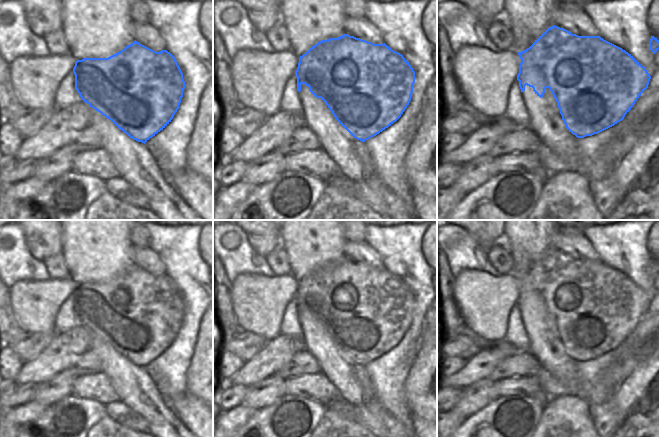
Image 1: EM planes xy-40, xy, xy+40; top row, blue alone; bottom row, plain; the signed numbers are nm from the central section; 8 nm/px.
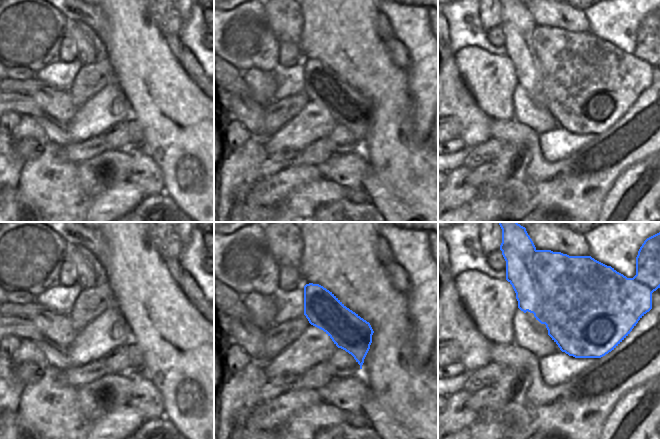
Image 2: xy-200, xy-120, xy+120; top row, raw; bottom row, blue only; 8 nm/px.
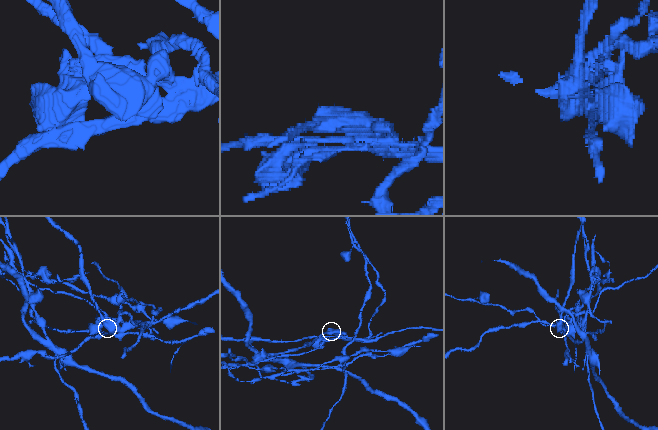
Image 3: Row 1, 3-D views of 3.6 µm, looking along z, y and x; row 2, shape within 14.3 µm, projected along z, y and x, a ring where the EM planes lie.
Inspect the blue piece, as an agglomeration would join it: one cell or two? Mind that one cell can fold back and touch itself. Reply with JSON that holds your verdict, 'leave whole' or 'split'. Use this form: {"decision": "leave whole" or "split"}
{"decision": "split"}

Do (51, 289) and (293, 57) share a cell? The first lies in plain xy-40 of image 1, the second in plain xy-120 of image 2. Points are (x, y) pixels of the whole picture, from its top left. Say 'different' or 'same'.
different

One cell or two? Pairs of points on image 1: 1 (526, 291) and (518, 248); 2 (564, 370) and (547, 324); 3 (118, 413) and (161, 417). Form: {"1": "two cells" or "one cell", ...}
{"1": "two cells", "2": "one cell", "3": "two cells"}

